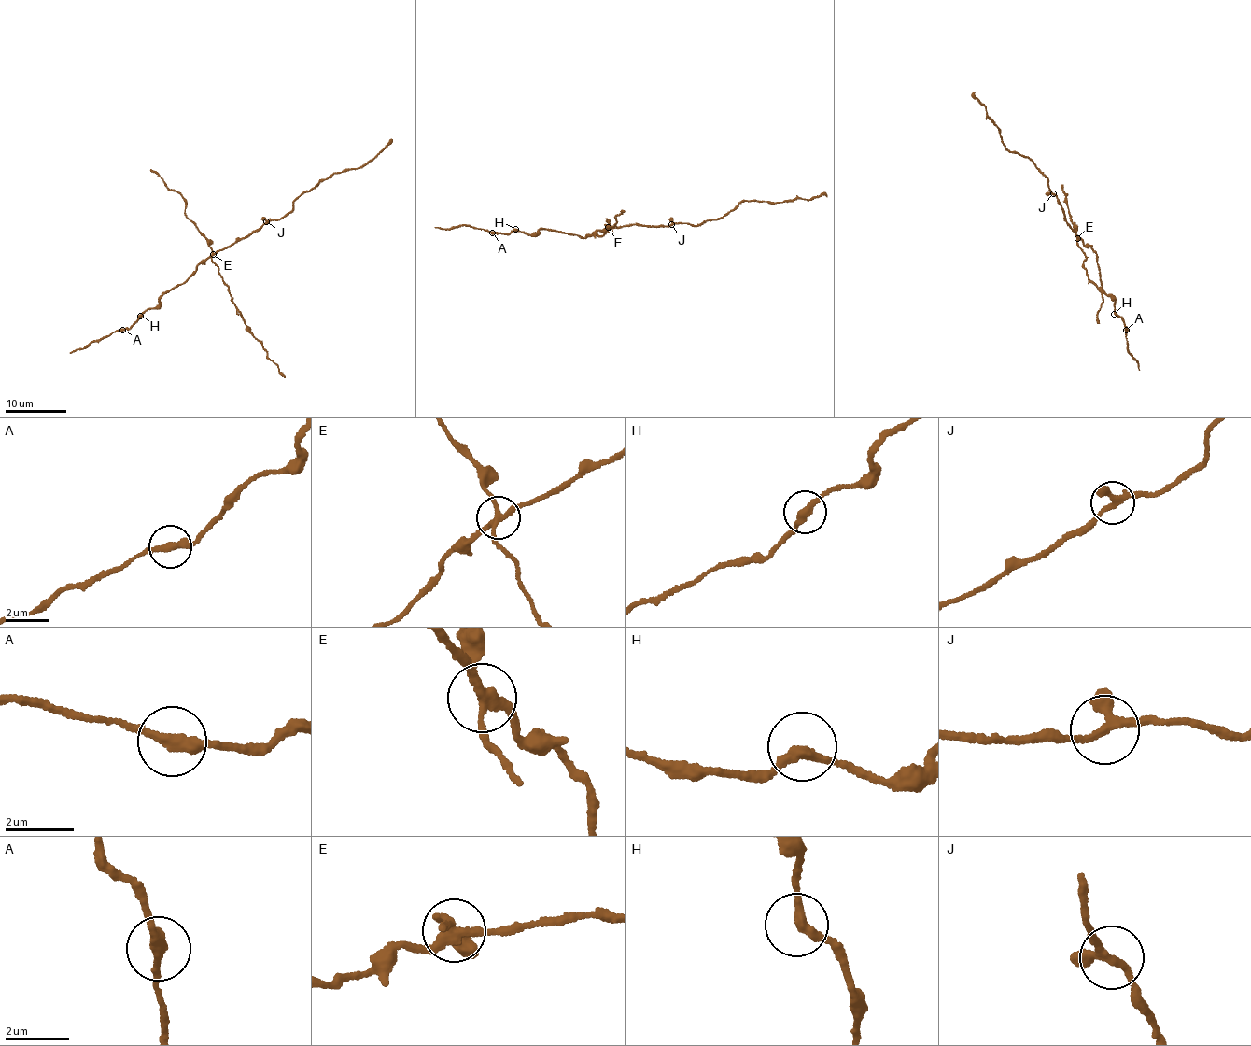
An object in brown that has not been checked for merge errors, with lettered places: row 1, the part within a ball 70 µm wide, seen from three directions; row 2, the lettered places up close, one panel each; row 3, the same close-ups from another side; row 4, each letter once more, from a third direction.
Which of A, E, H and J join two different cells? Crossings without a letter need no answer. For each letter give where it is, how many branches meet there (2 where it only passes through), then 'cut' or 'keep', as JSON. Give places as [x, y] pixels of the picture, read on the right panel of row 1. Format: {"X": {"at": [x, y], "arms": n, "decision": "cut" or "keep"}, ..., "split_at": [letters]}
{"A": {"at": [1126, 330], "arms": 2, "decision": "cut"}, "E": {"at": [1077, 238], "arms": 4, "decision": "cut"}, "H": {"at": [1114, 314], "arms": 2, "decision": "keep"}, "J": {"at": [1053, 193], "arms": 3, "decision": "keep"}, "split_at": ["A", "E"]}

